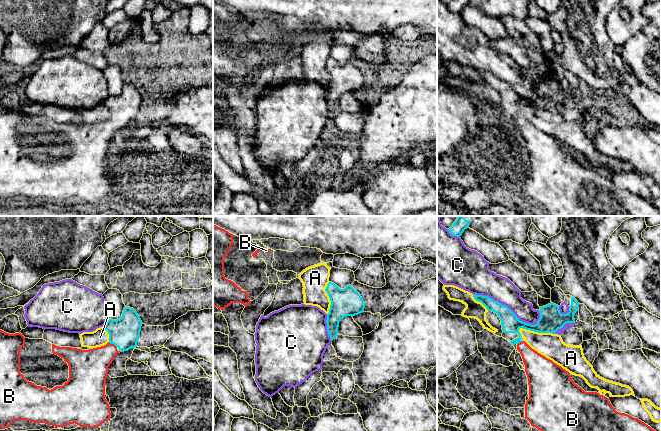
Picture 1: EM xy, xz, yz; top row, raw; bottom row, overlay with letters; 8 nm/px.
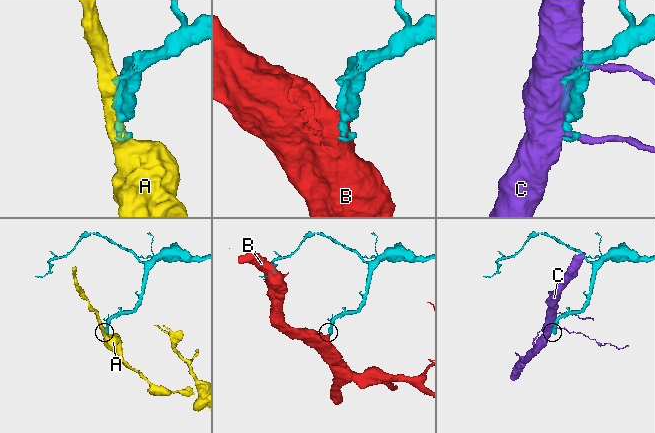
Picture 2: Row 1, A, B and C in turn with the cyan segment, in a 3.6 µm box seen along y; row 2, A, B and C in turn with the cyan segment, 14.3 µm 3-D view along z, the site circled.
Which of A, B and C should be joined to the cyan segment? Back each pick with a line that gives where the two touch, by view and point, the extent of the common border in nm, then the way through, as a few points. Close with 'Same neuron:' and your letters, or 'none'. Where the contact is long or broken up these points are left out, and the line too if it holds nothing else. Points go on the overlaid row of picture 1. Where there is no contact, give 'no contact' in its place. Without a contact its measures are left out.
B: xy (112, 343) | 80 nm | across xy (124, 333), (112, 343), (91, 366)
Same neuron: B

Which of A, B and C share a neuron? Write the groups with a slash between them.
A / B / C

